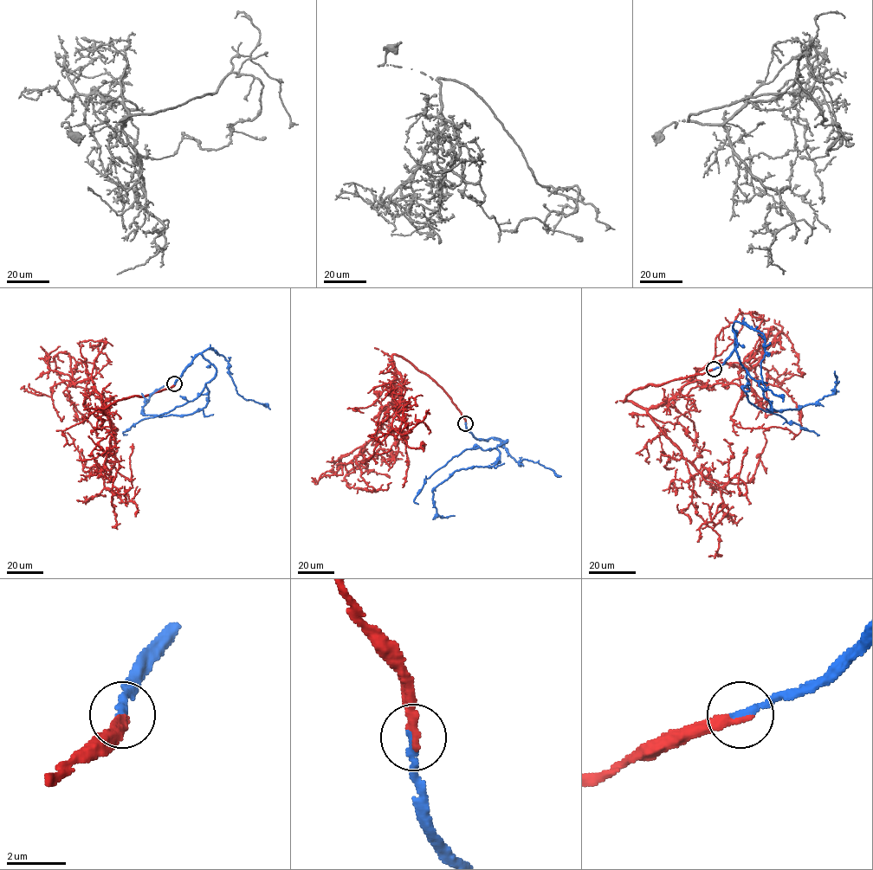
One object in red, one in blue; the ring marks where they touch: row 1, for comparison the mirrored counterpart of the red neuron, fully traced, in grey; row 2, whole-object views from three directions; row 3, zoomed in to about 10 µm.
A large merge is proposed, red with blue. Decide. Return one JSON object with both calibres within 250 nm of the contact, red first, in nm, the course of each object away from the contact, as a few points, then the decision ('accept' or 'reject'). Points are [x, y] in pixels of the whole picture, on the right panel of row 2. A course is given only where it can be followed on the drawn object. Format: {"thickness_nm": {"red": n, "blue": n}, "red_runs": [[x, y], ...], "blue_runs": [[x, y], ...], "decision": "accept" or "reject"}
{"thickness_nm": {"red": 320, "blue": 280}, "red_runs": [[714, 370], [624, 401], [656, 408], [710, 363], [752, 368], [771, 328], [792, 344], [793, 375]], "blue_runs": [[714, 369], [734, 348], [733, 329], [745, 369], [758, 382], [770, 409], [784, 410], [832, 395], [834, 371]], "decision": "accept"}

